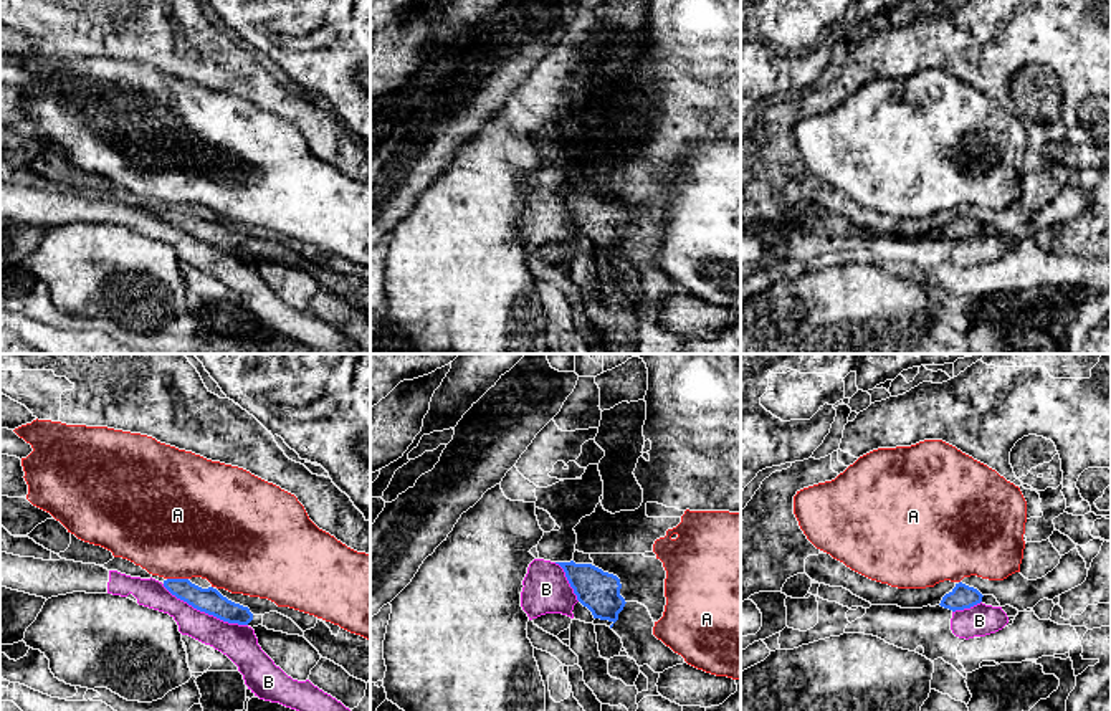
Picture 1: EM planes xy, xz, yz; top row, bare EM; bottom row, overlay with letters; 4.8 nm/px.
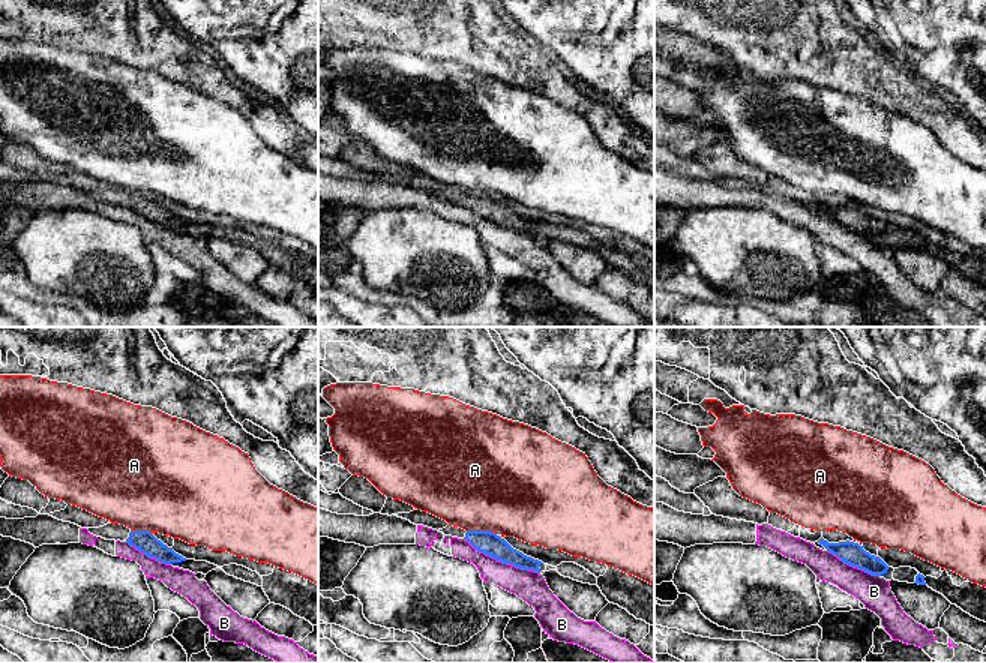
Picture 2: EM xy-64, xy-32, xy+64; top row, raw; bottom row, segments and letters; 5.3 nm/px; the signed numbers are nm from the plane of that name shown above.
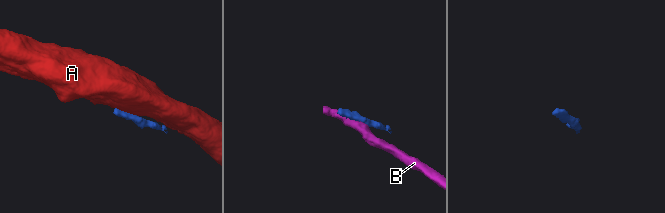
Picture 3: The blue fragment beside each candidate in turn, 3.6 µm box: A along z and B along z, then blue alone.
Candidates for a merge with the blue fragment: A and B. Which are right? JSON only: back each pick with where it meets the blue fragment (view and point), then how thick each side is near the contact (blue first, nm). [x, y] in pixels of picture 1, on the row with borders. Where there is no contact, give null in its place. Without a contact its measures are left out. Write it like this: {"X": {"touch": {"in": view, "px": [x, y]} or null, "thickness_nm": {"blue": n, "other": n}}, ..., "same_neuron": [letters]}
{"same_neuron": []}

